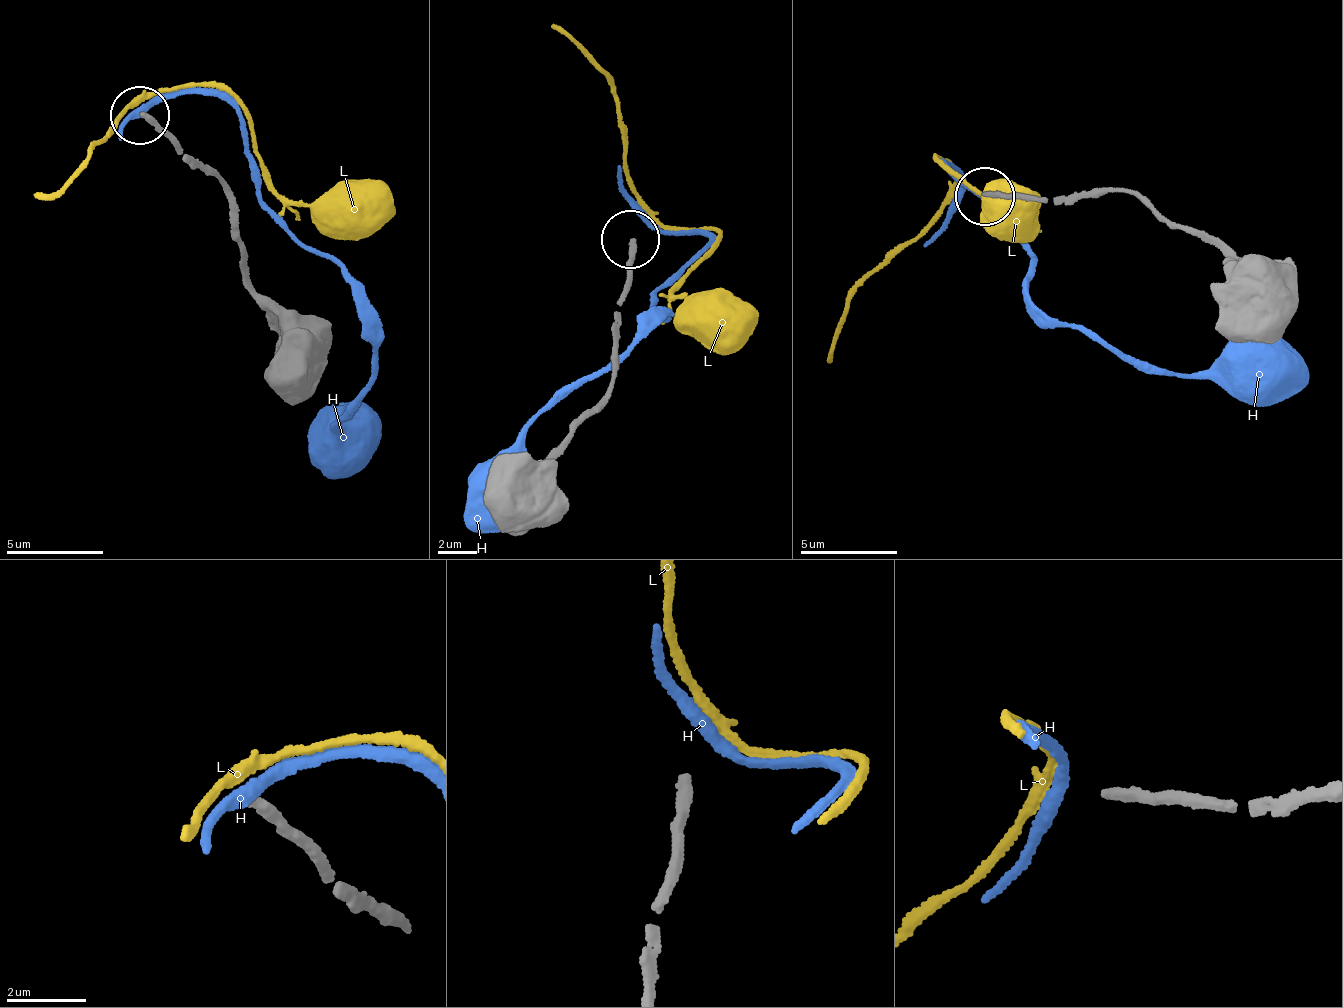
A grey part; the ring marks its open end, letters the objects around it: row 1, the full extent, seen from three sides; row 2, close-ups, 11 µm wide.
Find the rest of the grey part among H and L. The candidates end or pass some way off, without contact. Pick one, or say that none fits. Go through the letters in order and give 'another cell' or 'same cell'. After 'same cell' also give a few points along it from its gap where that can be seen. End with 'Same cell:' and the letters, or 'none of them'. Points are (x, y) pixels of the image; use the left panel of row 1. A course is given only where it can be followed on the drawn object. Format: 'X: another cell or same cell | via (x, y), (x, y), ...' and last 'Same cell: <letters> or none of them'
H: another cell
L: another cell
Same cell: none of them

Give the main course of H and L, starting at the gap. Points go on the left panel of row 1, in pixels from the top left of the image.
H: (145, 107), (206, 91), (233, 106), (267, 214), (335, 265), (374, 345), (365, 388), (327, 437), (337, 443)
L: (149, 97), (214, 84), (244, 106), (274, 191), (342, 218), (357, 212)

